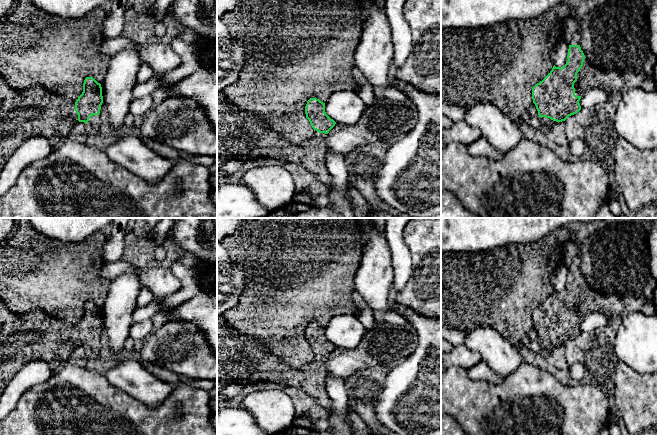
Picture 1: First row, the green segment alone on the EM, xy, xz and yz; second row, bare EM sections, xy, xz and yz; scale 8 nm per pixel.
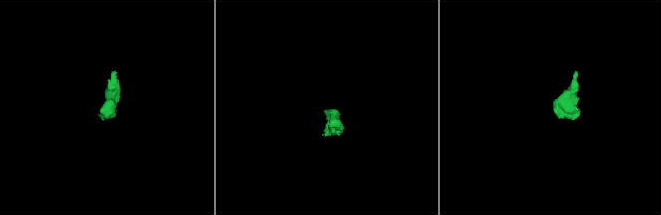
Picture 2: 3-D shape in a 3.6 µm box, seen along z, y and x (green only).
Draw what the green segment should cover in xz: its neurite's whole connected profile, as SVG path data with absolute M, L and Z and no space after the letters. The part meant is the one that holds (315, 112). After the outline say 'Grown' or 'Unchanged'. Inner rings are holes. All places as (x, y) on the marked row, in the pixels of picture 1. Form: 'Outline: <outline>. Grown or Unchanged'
Outline: M310 98L307 101L305 114L314 129L313 136L297 146L293 160L305 166L318 181L331 189L333 181L326 168L325 154L328 149L325 140L336 122L326 114L325 103L317 98Z. Grown

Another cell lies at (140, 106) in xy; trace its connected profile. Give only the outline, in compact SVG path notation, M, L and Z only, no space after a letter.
M151 94L132 100L130 111L138 119L142 119L155 106Z

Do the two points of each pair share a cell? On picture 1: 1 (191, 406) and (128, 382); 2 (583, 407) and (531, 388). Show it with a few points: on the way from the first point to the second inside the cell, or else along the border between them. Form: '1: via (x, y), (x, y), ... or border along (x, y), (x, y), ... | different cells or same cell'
1: border along (173, 384), (173, 390), (159, 405), (145, 405) | different cells
2: via (570, 407), (556, 395), (544, 391) | same cell

